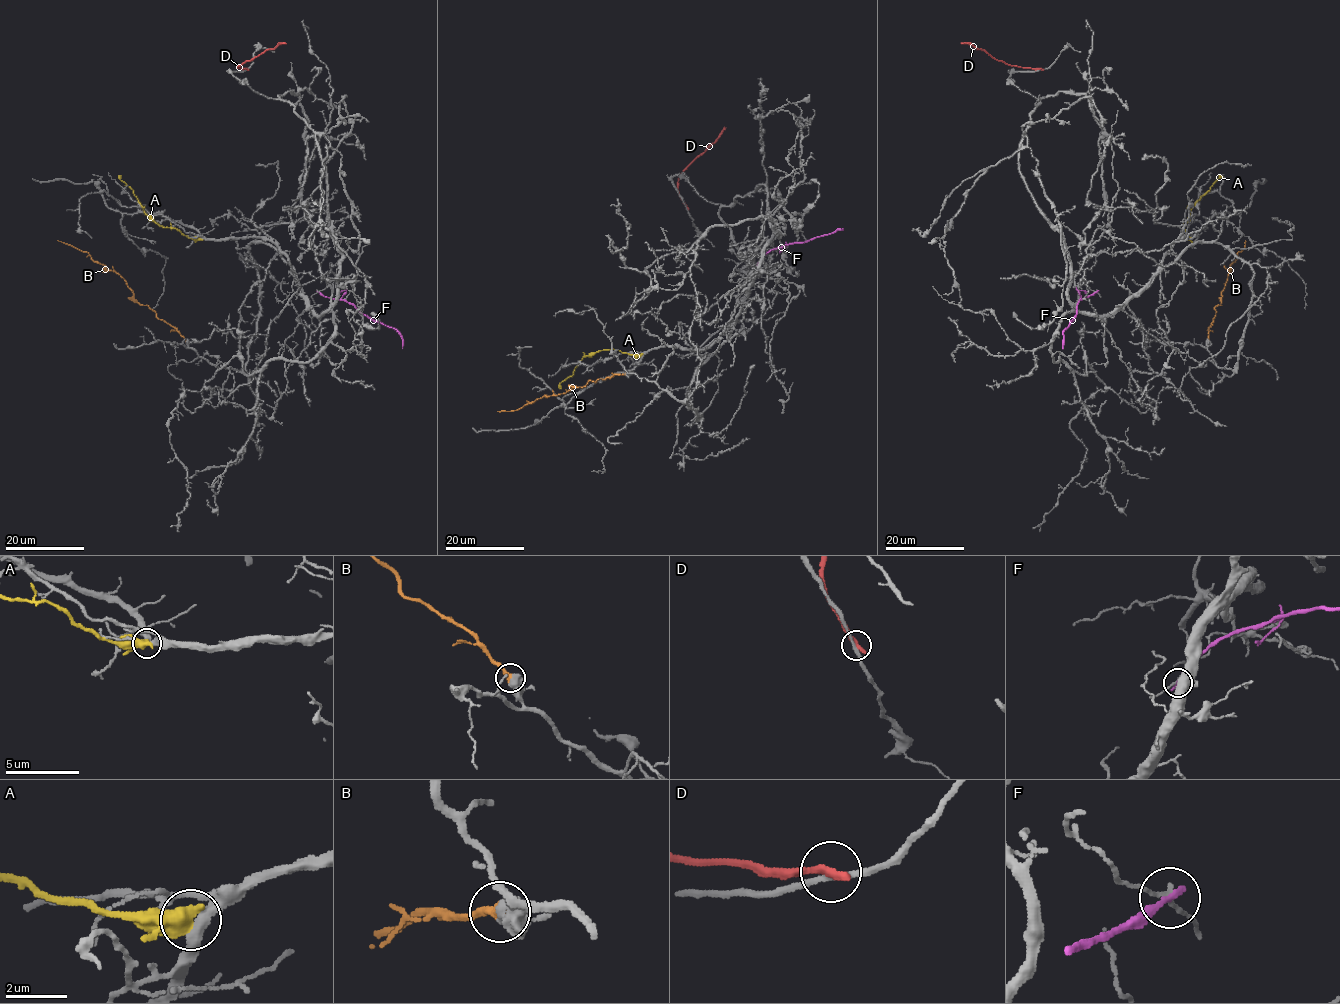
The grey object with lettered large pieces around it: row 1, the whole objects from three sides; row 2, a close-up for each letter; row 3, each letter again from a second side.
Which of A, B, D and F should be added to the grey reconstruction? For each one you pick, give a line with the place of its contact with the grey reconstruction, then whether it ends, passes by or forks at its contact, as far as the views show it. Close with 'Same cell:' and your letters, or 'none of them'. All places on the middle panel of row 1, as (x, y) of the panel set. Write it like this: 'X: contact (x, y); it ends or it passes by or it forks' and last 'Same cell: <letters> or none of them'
B: contact (626, 374); it ends
Same cell: B

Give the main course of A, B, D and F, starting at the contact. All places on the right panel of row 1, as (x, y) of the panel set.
A: (1189, 239), (1183, 228), (1194, 204), (1222, 176)
B: (1208, 339), (1208, 329), (1215, 314), (1215, 308), (1220, 304), (1229, 267), (1244, 247), (1245, 240)
D: (1041, 69), (1011, 66), (971, 43), (961, 42)
F: (1096, 291), (1078, 302), (1076, 315), (1063, 333), (1062, 348)

